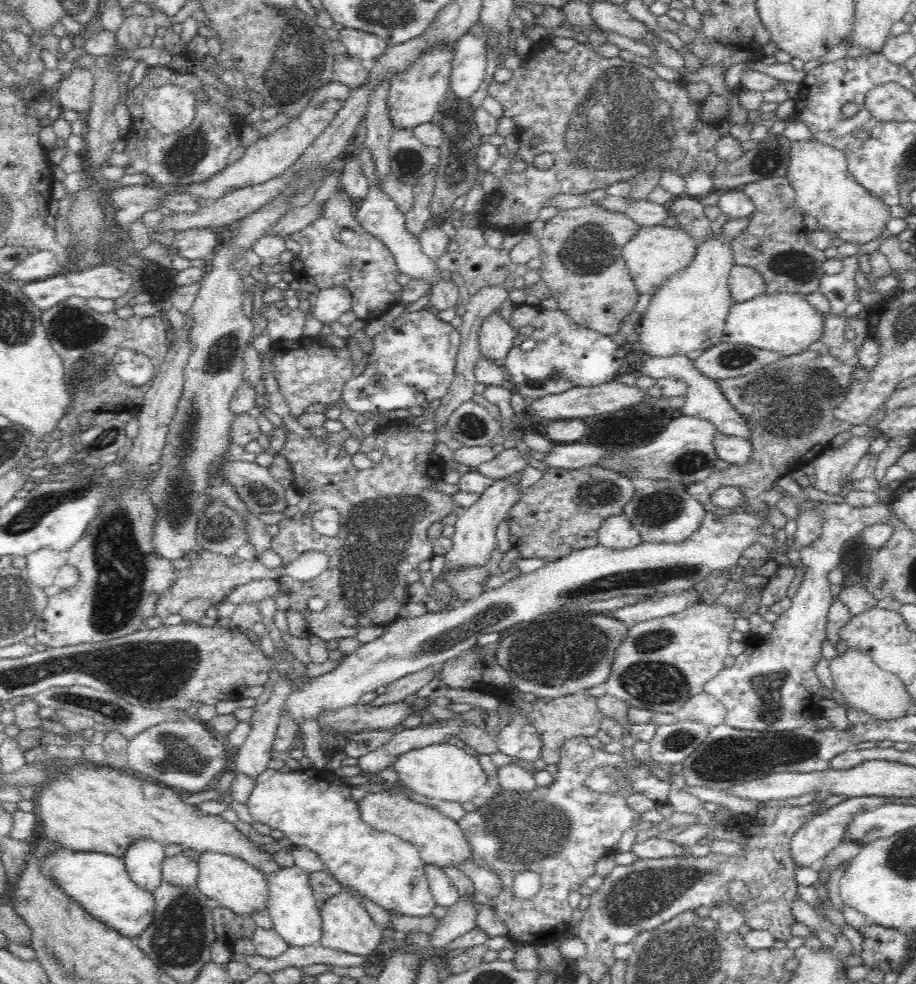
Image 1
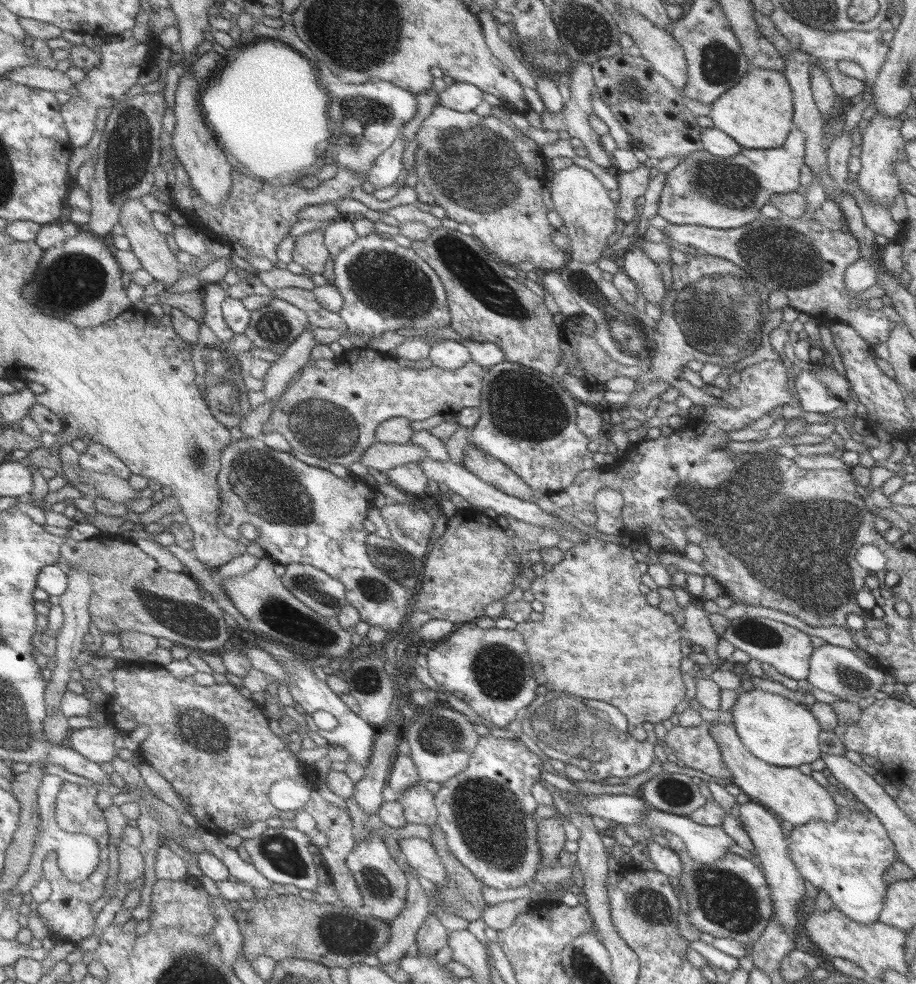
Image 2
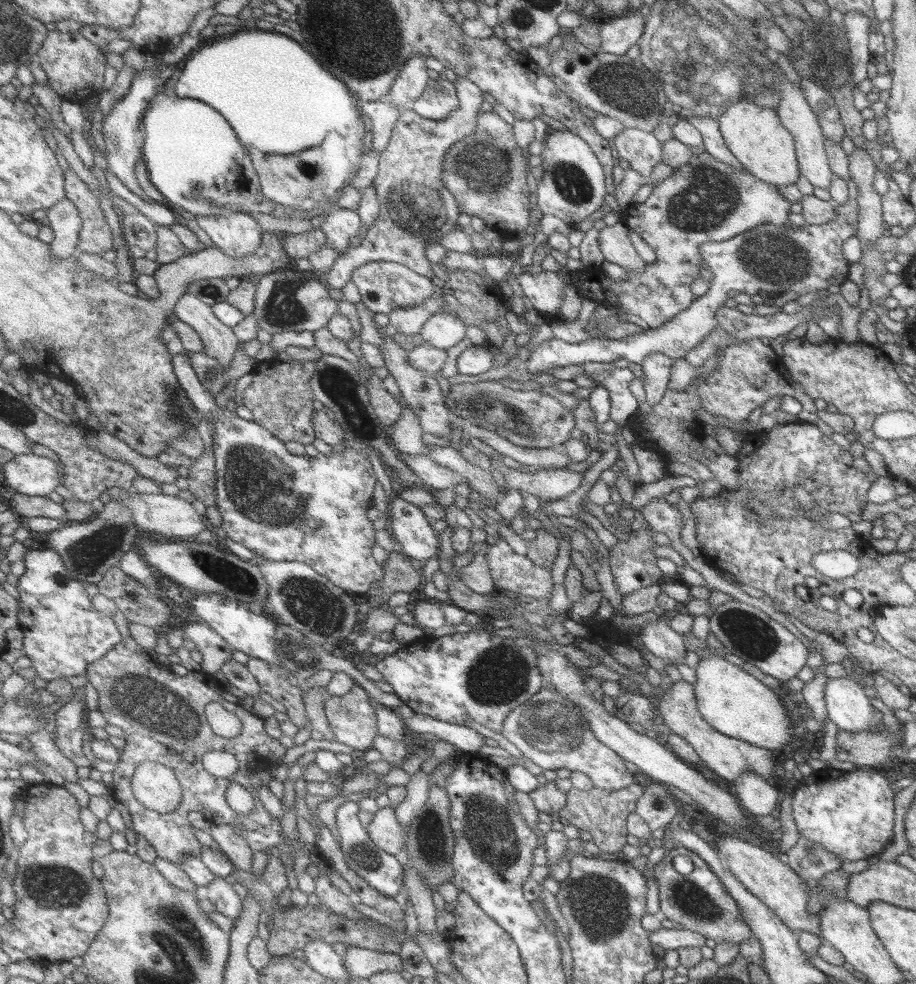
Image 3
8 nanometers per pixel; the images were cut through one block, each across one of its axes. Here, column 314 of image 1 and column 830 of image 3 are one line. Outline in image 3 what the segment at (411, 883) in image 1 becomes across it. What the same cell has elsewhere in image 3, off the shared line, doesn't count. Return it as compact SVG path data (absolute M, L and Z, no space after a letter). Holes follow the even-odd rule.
M826 767L823 770L811 770L809 776L798 777L790 800L791 816L797 832L805 840L818 844L836 856L840 862L855 862L869 856L878 856L893 838L892 797L895 796L895 791L889 786L882 771L878 769L841 771Z

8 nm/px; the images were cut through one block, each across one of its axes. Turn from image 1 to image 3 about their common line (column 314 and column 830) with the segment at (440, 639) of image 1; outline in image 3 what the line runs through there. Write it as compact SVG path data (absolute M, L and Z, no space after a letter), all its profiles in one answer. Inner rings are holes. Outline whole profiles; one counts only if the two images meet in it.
M848 677L828 678L823 691L824 707L827 713L826 717L835 724L838 730L852 733L868 730L874 707L872 701L865 696L863 687Z

